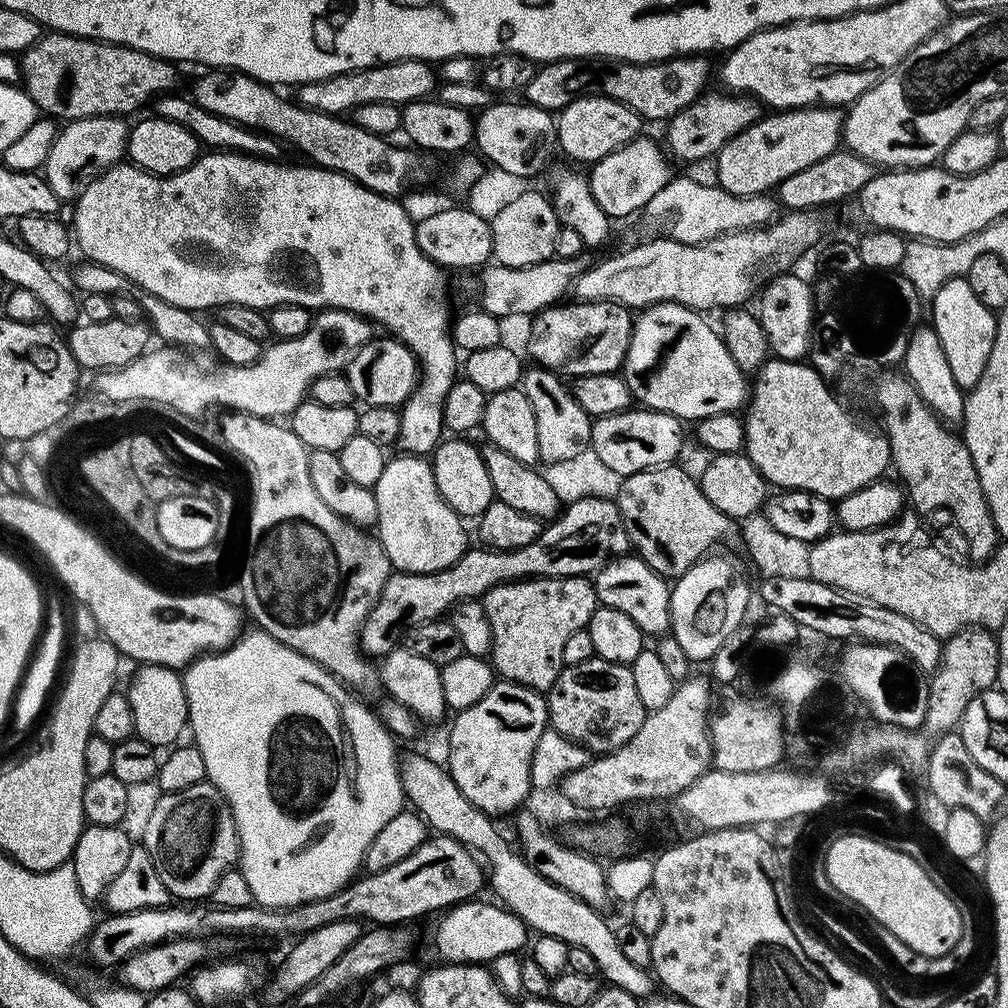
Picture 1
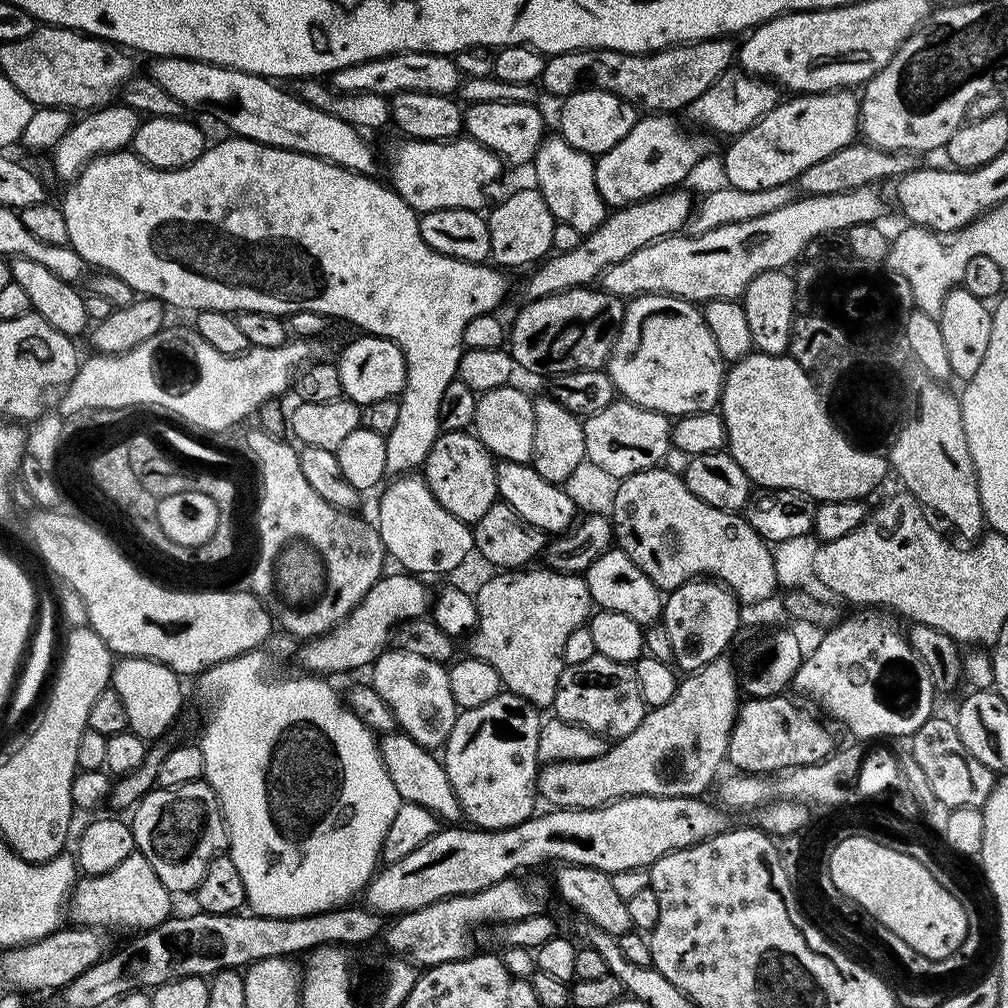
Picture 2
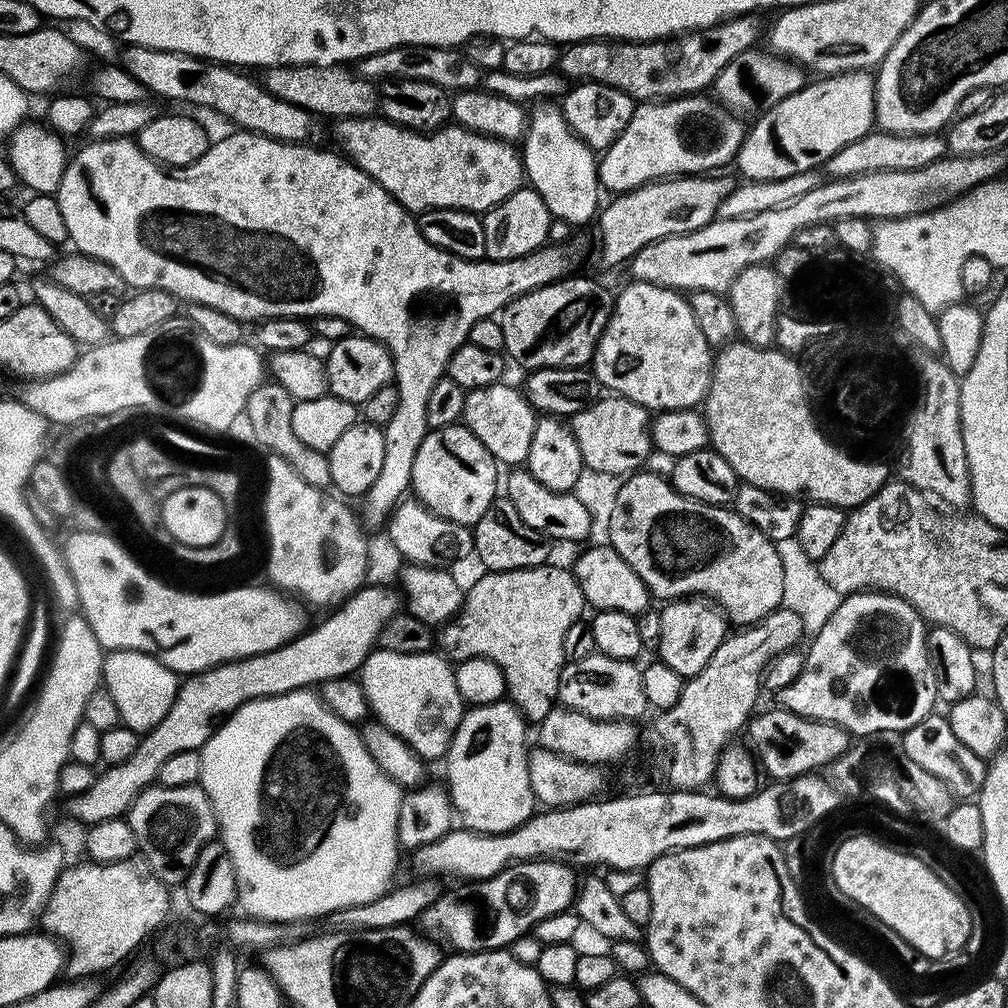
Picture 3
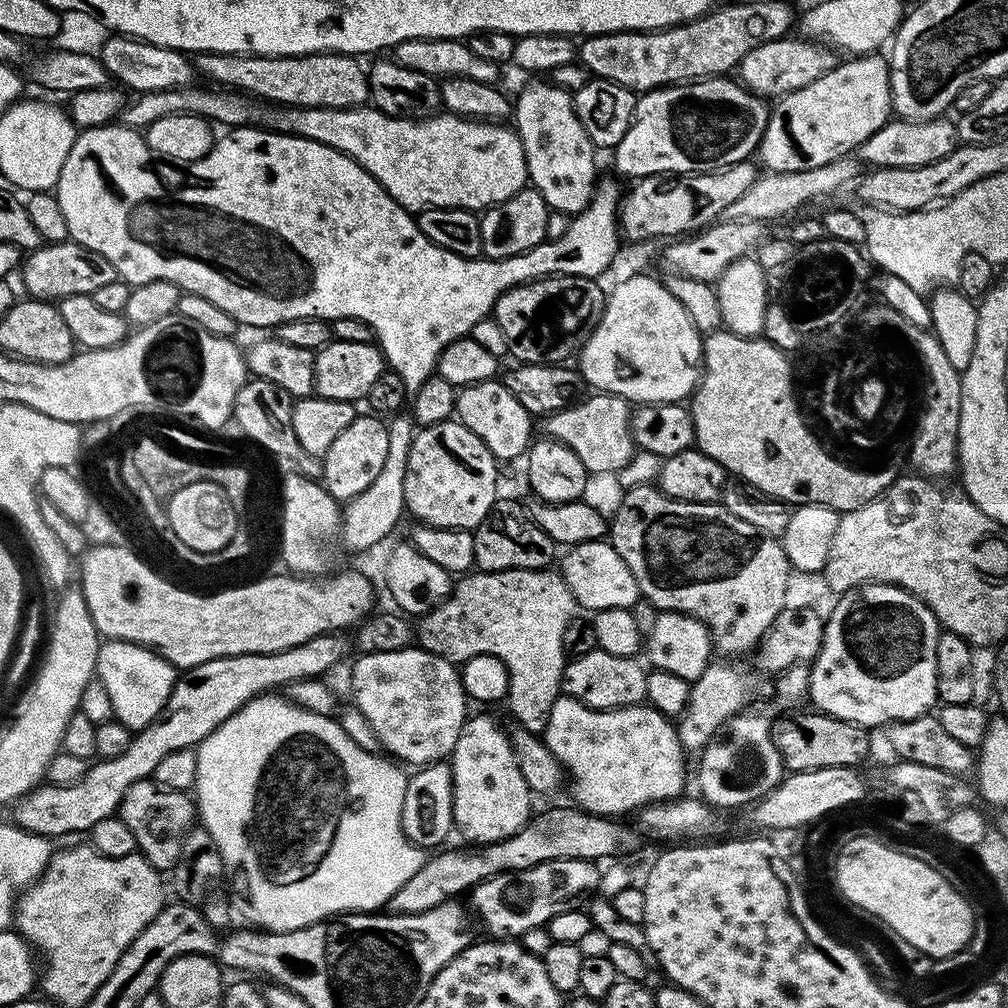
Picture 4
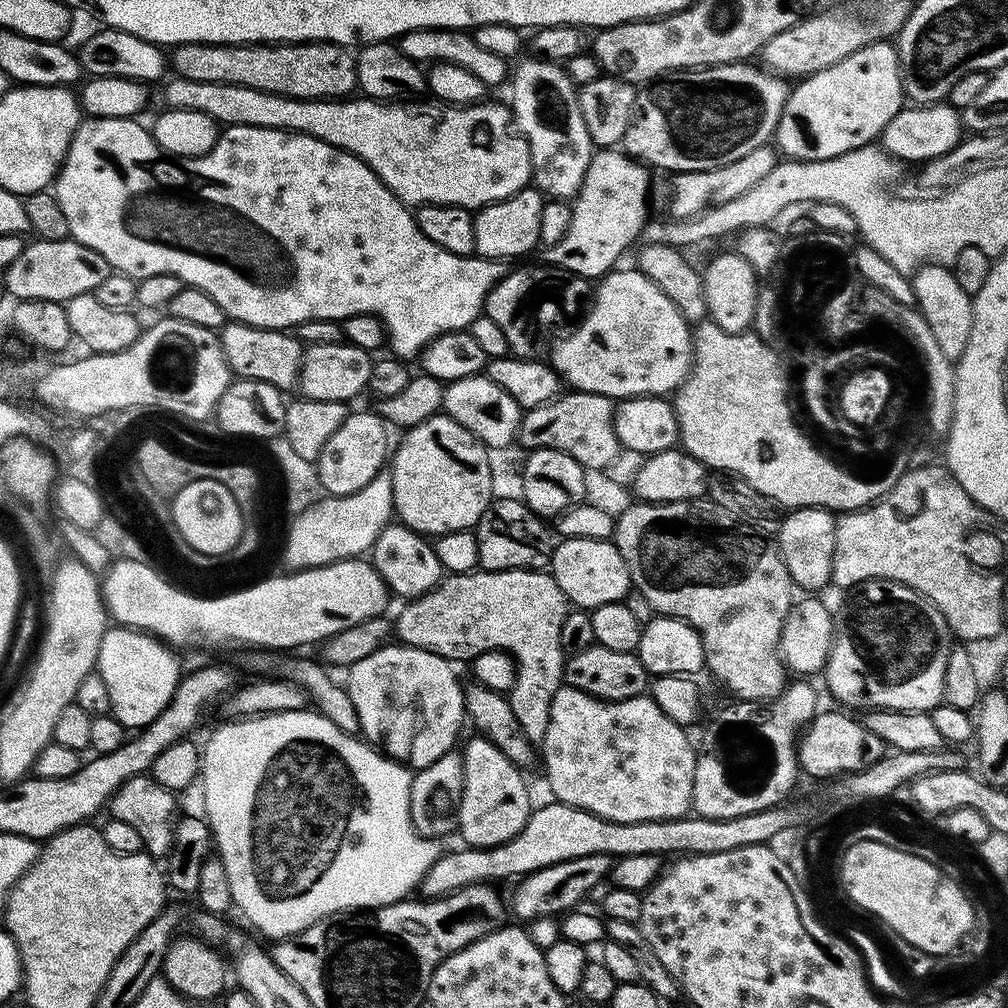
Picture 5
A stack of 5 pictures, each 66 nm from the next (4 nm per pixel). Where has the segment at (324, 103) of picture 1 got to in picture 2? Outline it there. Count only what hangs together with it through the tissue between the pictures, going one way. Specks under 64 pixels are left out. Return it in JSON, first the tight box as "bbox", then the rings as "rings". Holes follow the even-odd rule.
{"bbox":[330,52,462,98],"rings":[[[392,52],[354,66],[339,68],[331,73],[330,84],[335,91],[369,92],[385,98],[397,96],[400,92],[421,92],[452,96],[459,93],[462,77],[460,67],[451,55],[443,52]]]}

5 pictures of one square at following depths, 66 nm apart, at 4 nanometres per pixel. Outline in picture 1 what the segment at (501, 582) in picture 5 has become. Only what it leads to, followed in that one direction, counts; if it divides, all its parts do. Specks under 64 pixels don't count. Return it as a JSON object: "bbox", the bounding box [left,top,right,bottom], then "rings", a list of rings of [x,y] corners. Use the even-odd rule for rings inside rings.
{"bbox":[482,576,598,693],"rings":[[[538,576],[526,580],[512,580],[508,584],[494,586],[482,598],[486,618],[492,631],[490,663],[505,681],[533,688],[535,692],[547,693],[554,686],[558,674],[566,666],[562,649],[570,634],[587,628],[598,606],[596,585],[588,576]]]}

